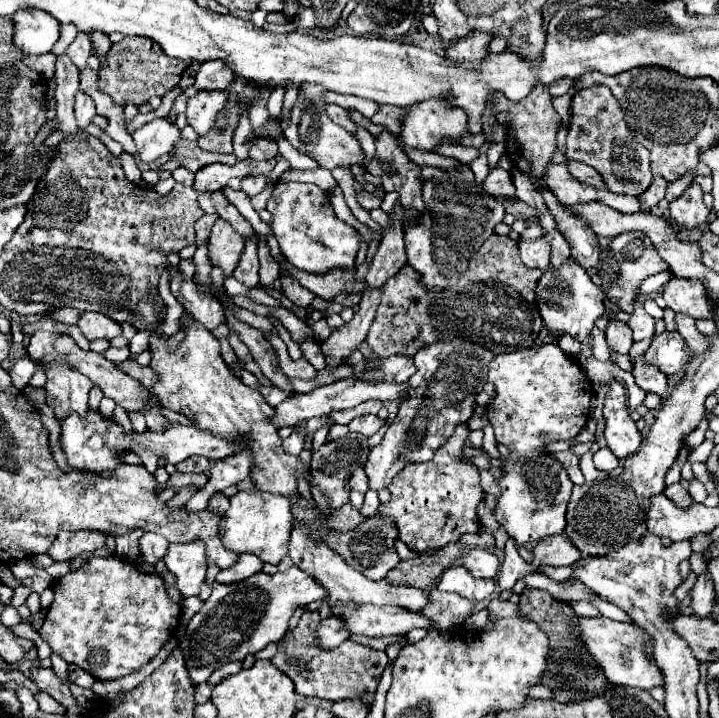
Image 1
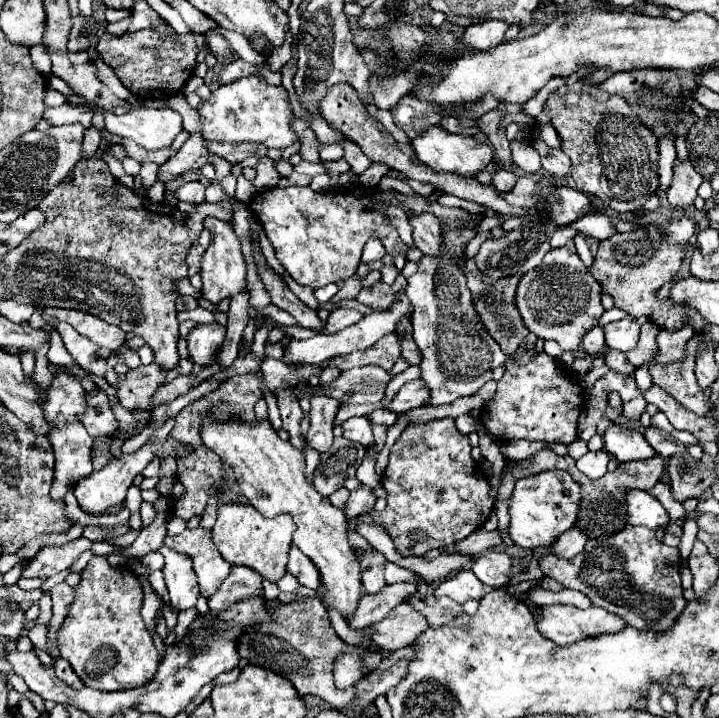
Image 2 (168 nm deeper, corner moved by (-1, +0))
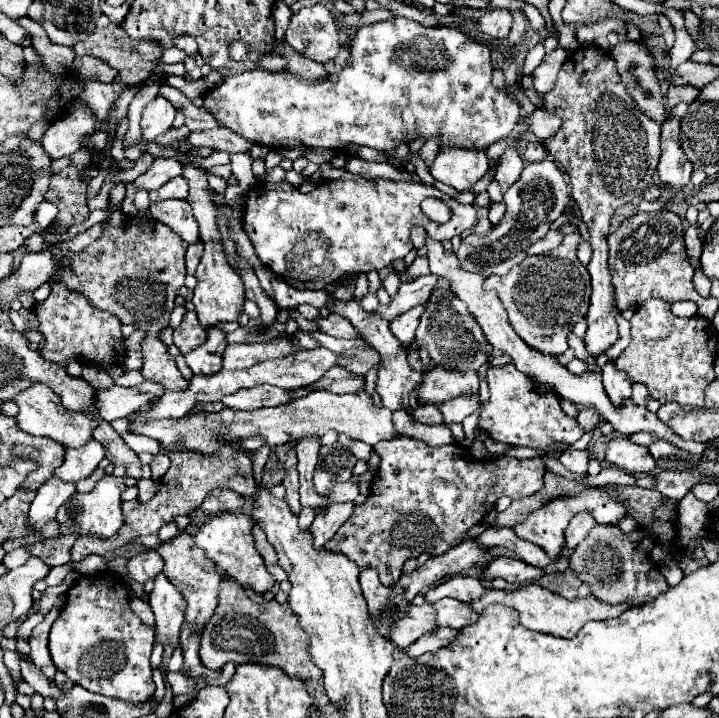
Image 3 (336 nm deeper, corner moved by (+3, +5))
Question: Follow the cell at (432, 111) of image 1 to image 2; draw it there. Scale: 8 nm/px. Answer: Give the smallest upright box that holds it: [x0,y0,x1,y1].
[412,125,494,177]

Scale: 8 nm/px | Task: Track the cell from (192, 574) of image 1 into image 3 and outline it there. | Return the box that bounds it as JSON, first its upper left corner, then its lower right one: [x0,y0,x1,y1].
[150,572,188,646]

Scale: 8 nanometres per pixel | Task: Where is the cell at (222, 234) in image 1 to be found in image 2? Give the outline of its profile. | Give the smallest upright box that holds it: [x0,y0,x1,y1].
[202,217,246,303]

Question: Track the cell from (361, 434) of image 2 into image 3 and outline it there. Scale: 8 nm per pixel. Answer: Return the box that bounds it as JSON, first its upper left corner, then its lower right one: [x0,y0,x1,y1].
[338,436,372,460]

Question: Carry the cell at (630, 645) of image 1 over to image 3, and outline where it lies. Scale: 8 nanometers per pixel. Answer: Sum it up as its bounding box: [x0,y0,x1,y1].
[472,586,626,638]

